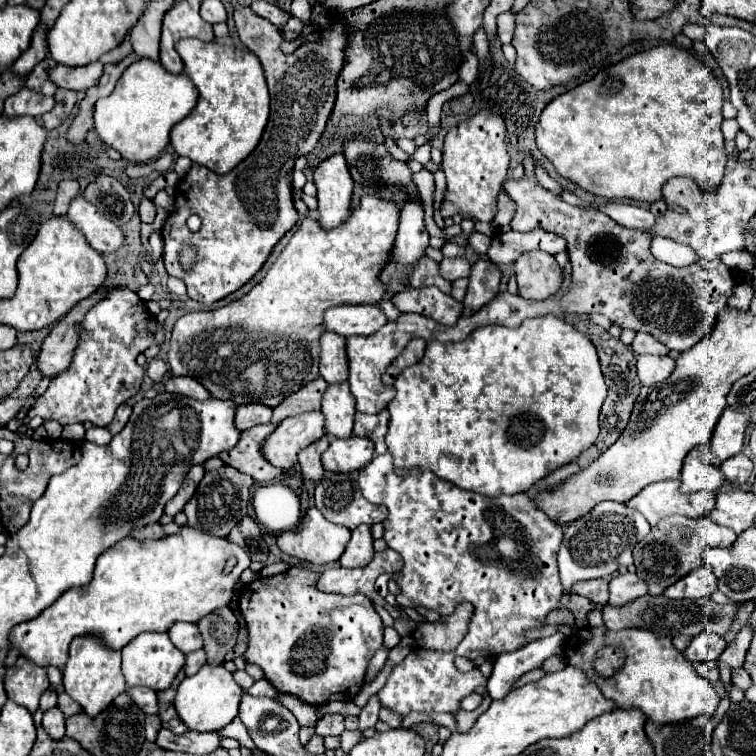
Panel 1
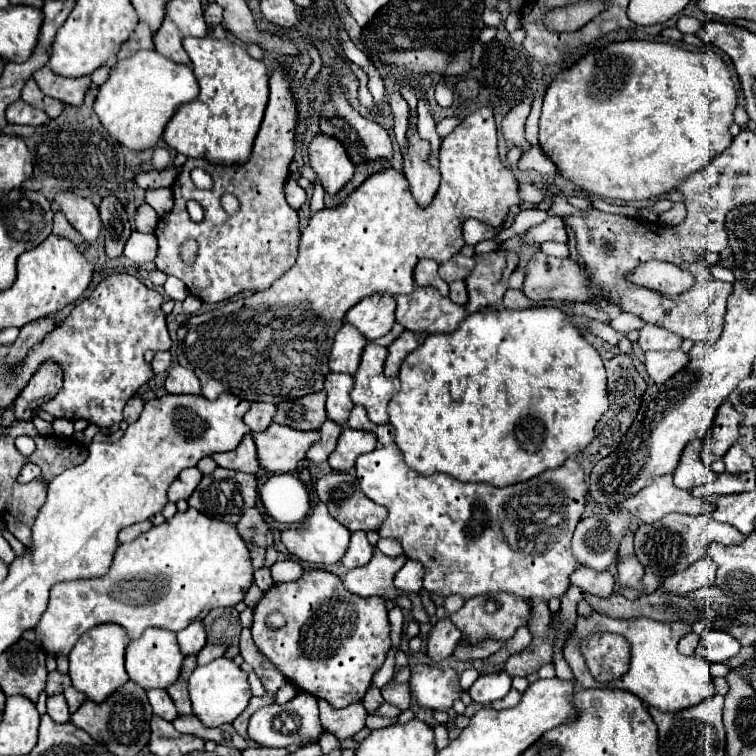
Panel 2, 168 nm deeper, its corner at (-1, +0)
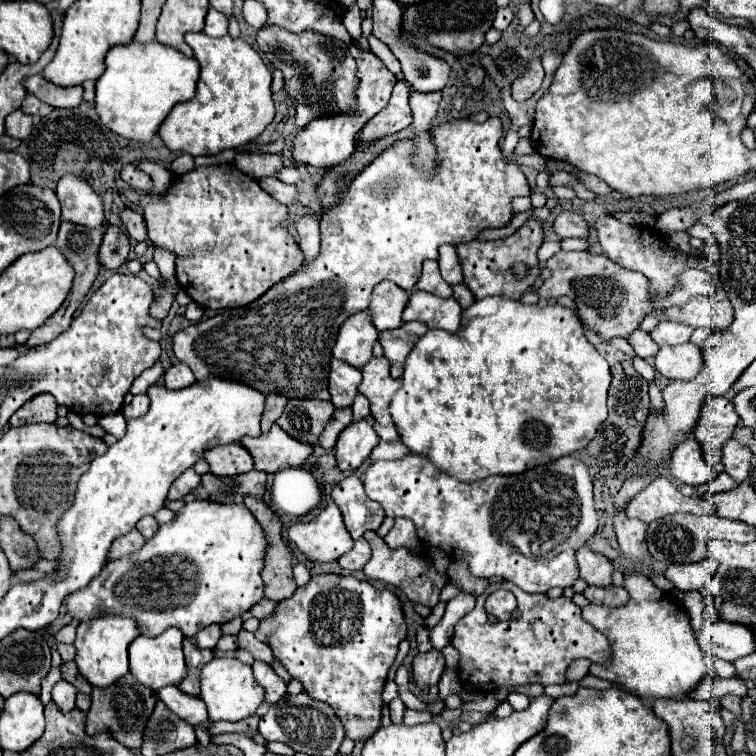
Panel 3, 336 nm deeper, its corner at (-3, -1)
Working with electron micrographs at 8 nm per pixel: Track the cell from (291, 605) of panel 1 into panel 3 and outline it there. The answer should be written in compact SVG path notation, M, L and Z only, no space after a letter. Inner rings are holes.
M313 576L309 584L299 586L289 600L283 600L279 604L275 616L259 624L255 638L269 644L273 656L283 662L293 678L299 678L303 682L305 692L311 698L327 702L337 712L347 730L347 738L367 740L379 728L383 708L381 692L387 682L389 668L397 656L397 646L407 638L403 608L399 598L391 590L377 590L369 582L357 580L353 576Z

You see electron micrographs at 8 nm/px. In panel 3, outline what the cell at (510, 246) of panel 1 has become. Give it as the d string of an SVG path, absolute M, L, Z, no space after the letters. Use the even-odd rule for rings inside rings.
M565 210L555 218L555 232L561 238L587 238L589 224L583 220L581 214Z

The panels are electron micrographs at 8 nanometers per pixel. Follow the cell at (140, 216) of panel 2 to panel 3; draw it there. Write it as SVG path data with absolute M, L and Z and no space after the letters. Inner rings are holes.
M125 208L125 210L121 210L121 222L127 228L127 234L133 236L137 242L145 240L147 230L145 230L145 220L143 220L141 214L137 214L131 208Z

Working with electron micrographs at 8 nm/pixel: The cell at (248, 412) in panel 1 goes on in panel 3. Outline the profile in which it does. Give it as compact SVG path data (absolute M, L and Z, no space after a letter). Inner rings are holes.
M267 396L267 404L265 404L265 412L263 412L263 418L261 418L261 430L267 432L273 422L283 414L283 408L287 404L287 398L285 396Z

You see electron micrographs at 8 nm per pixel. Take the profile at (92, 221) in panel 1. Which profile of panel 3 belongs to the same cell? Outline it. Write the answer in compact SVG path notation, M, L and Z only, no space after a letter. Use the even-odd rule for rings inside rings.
M63 176L55 194L61 202L63 220L87 228L99 228L99 224L103 224L101 196L81 176Z

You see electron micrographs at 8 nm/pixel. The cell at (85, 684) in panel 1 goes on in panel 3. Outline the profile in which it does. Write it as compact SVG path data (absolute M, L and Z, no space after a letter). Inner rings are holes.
M101 616L99 620L87 620L77 626L77 668L83 674L83 678L91 686L105 688L113 684L115 680L123 678L129 672L129 660L127 660L127 646L139 636L139 628L135 620L131 618L119 618L119 616Z

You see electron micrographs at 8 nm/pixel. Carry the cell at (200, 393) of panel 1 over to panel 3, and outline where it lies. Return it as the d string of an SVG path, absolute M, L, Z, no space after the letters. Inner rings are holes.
M177 362L177 364L173 364L173 366L165 372L163 380L165 380L165 386L167 386L167 388L179 390L179 388L191 386L191 384L195 382L195 376L193 376L193 372L191 372L191 368L189 368L187 364Z

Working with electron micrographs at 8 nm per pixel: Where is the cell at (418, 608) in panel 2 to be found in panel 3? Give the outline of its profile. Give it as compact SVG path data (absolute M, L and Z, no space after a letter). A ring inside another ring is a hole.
M367 532L365 538L369 542L373 542L373 558L363 568L367 578L383 580L387 584L393 584L393 586L405 590L405 594L411 602L417 602L417 604L423 604L429 608L433 608L439 602L441 588L447 584L447 576L441 576L431 562L425 562L419 554L413 554L409 548L389 548L385 544L385 540L377 536L377 532Z

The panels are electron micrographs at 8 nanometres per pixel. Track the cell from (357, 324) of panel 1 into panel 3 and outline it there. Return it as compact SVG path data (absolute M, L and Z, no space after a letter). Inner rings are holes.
M385 280L373 288L369 310L373 312L373 320L379 332L393 330L403 324L401 314L409 302L409 296L411 292L399 288L397 284L391 284L391 280Z

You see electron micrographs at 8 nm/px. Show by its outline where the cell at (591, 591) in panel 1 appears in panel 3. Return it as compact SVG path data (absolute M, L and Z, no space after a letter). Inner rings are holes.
M583 546L577 552L577 562L581 570L581 578L587 580L591 586L609 586L611 584L611 572L613 564L609 558L599 556L599 552L591 552L591 548Z

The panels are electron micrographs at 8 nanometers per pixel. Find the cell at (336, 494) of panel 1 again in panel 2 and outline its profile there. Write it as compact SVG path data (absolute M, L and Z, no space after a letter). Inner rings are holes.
M329 473L317 479L317 495L319 499L327 505L331 517L335 517L341 525L345 525L349 531L377 531L379 525L383 523L387 511L385 507L373 503L361 489L357 479L351 473Z

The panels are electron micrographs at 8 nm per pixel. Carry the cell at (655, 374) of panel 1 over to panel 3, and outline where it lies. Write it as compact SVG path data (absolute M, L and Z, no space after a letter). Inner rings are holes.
M693 342L663 346L655 356L655 370L669 380L691 380L703 370L703 348Z

